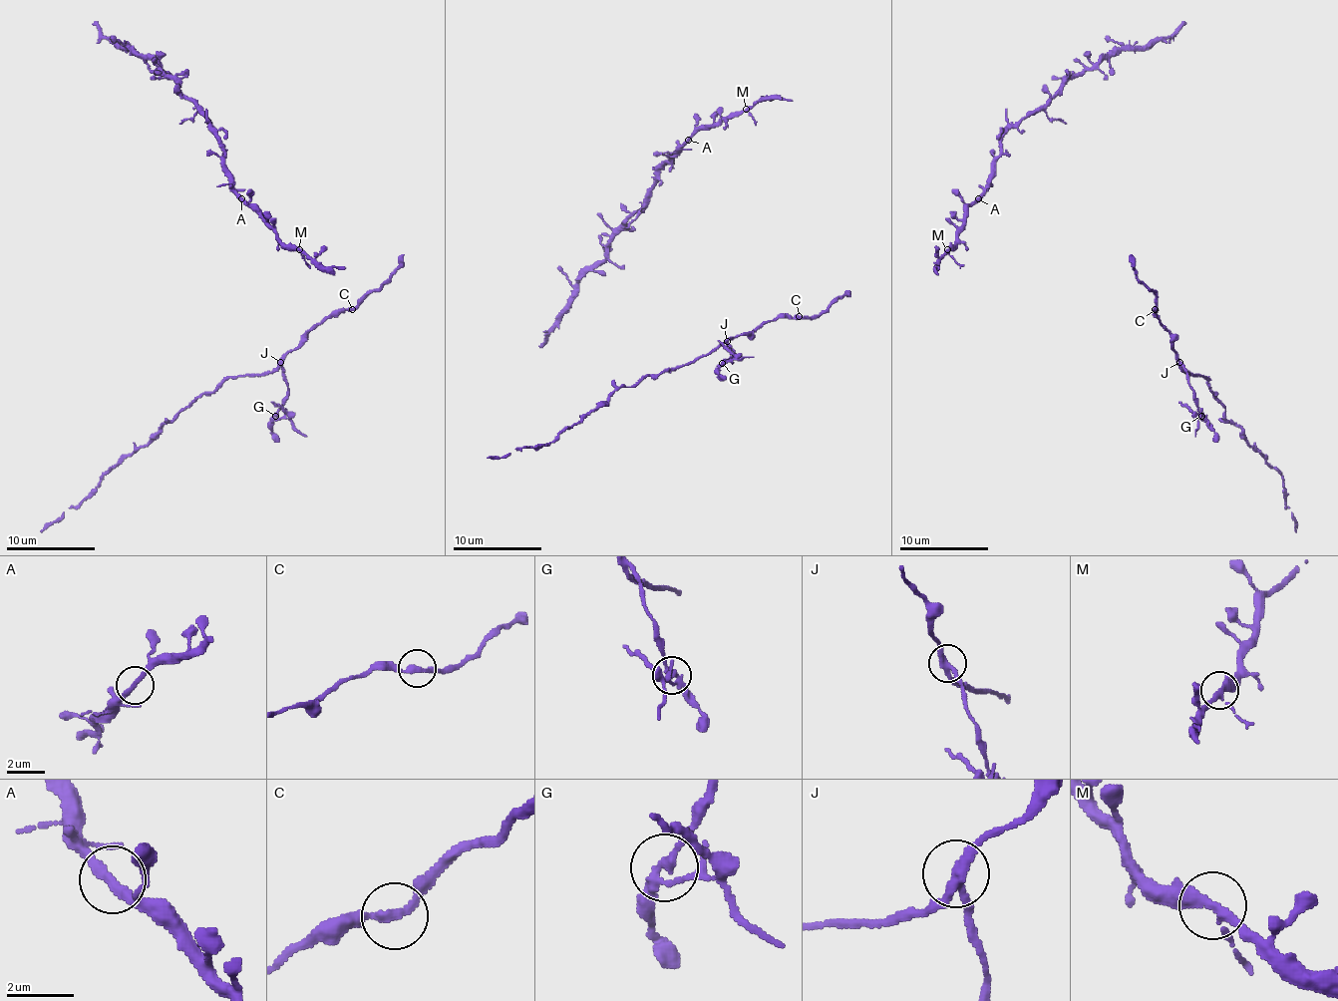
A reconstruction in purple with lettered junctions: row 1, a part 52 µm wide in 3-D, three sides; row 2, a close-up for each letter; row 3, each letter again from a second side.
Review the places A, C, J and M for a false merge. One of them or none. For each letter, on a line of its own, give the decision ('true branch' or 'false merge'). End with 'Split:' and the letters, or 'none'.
A: true branch
C: true branch
J: false merge
M: true branch
Split: J

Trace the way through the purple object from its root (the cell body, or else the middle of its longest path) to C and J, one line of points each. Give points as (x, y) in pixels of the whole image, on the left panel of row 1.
C: (399, 258), (394, 274), (352, 309)
J: (399, 258), (394, 274), (379, 289), (372, 289), (354, 307), (326, 316), (279, 362)

